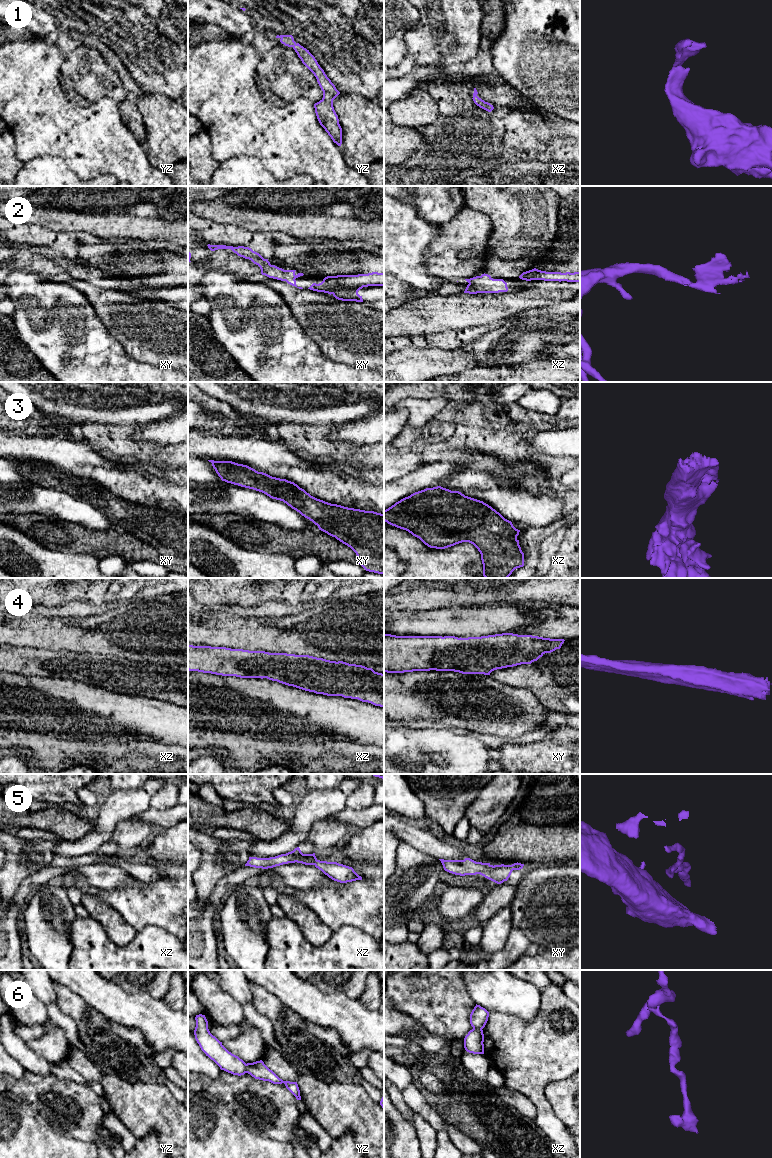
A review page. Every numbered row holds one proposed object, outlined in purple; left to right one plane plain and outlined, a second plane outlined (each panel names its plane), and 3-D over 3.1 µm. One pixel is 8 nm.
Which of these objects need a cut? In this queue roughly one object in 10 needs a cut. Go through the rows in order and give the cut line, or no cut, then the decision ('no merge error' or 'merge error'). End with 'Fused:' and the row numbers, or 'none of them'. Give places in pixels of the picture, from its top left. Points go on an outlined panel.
1: no cut | no merge error
2: no cut | no merge error
3: no cut | no merge error
4: no cut | no merge error
5: no cut | no merge error
6: no cut | no merge error
Fused: none of them

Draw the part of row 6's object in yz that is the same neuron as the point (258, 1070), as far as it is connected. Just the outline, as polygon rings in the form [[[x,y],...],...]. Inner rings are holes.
[[[196,1015],[195,1020],[194,1035],[197,1043],[206,1056],[213,1060],[221,1070],[238,1076],[248,1073],[255,1079],[269,1081],[273,1084],[284,1083],[296,1099],[301,1100],[297,1082],[283,1081],[262,1060],[246,1064],[238,1056],[229,1052],[222,1042],[210,1033],[205,1015]]]

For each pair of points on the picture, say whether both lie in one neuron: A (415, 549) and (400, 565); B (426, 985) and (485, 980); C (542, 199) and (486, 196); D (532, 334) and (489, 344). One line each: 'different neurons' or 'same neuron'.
A: different neurons
B: different neurons
C: same neuron
D: same neuron

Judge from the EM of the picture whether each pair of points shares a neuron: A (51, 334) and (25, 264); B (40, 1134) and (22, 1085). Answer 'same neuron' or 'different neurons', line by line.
A: different neurons
B: different neurons

